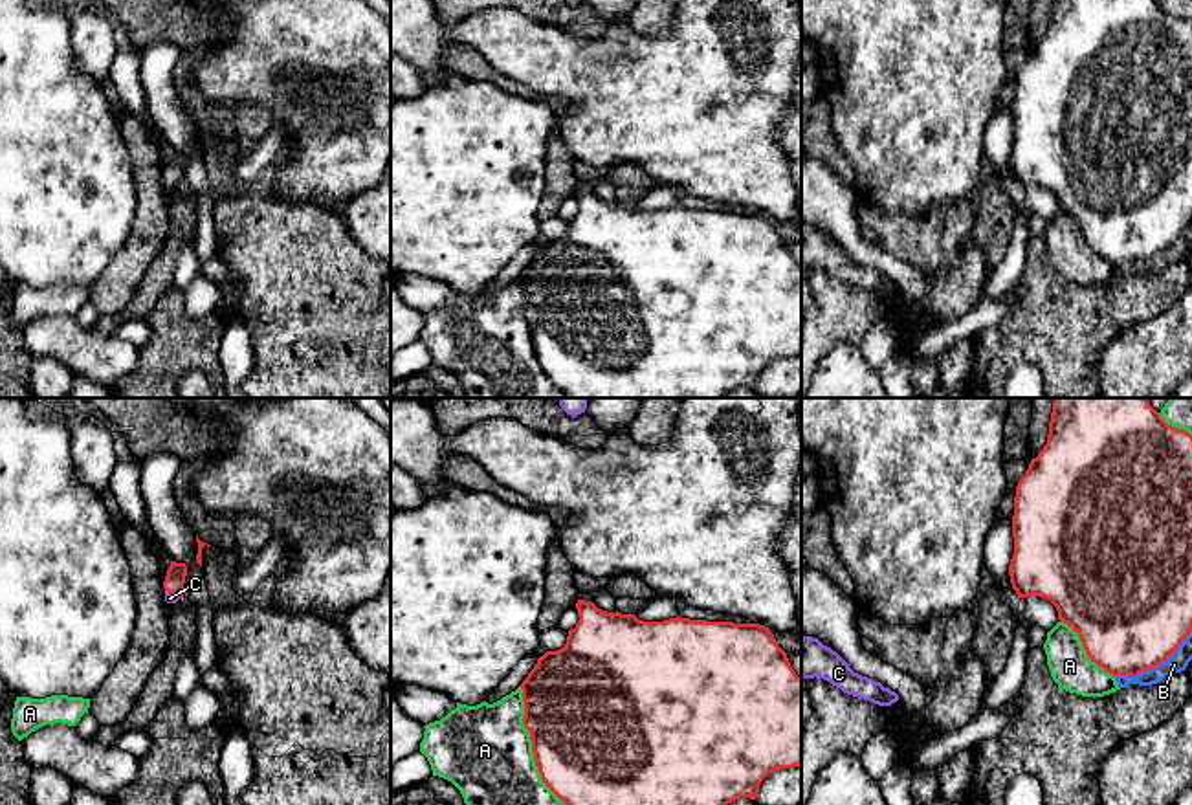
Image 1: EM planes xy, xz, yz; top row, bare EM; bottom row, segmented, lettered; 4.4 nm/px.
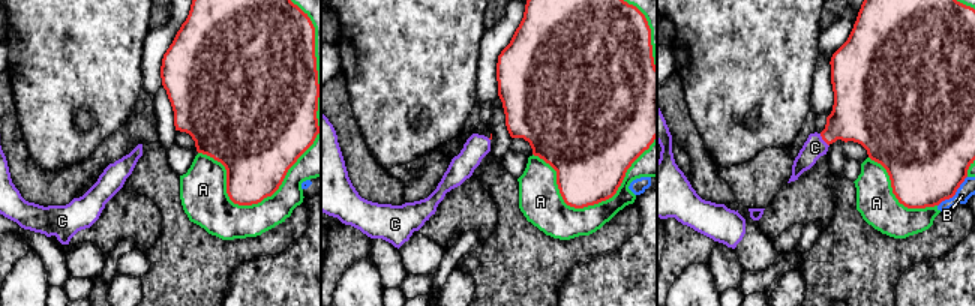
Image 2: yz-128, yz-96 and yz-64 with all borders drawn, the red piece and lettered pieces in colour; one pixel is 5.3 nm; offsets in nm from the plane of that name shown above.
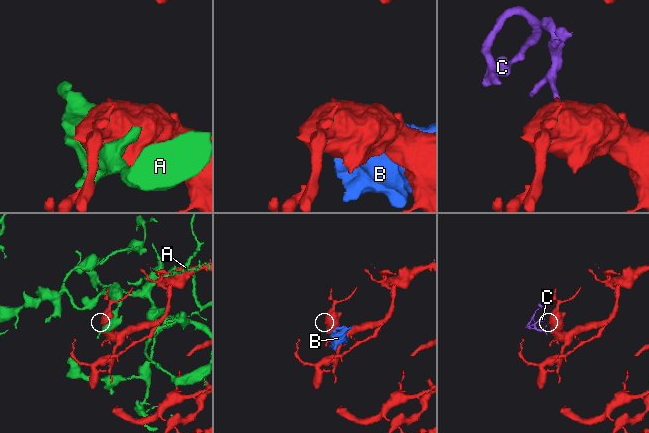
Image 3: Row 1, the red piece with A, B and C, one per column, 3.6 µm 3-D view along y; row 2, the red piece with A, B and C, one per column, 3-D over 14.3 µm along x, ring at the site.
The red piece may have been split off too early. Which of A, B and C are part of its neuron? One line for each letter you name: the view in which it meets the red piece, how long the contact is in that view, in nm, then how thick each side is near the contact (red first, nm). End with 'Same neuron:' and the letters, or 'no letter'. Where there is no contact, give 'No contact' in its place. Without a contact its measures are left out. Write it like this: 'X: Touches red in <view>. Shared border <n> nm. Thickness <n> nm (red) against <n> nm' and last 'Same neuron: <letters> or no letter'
C: Touches red in xy. Shared border 80 nm. Thickness 90 nm (red) against 50 nm
Same neuron: C

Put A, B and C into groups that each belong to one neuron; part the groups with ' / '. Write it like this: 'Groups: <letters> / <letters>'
Groups: A / B / C

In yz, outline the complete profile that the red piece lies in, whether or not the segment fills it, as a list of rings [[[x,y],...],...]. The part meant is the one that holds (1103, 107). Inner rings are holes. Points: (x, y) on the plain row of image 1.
[[[1053,0],[1047,33],[1031,50],[1020,68],[1012,105],[1014,143],[1009,165],[1018,187],[1040,185],[1049,189],[1058,209],[1078,226],[1089,246],[1106,262],[1137,266],[1168,249],[1192,222],[1192,24],[1168,15],[1157,0]]]

